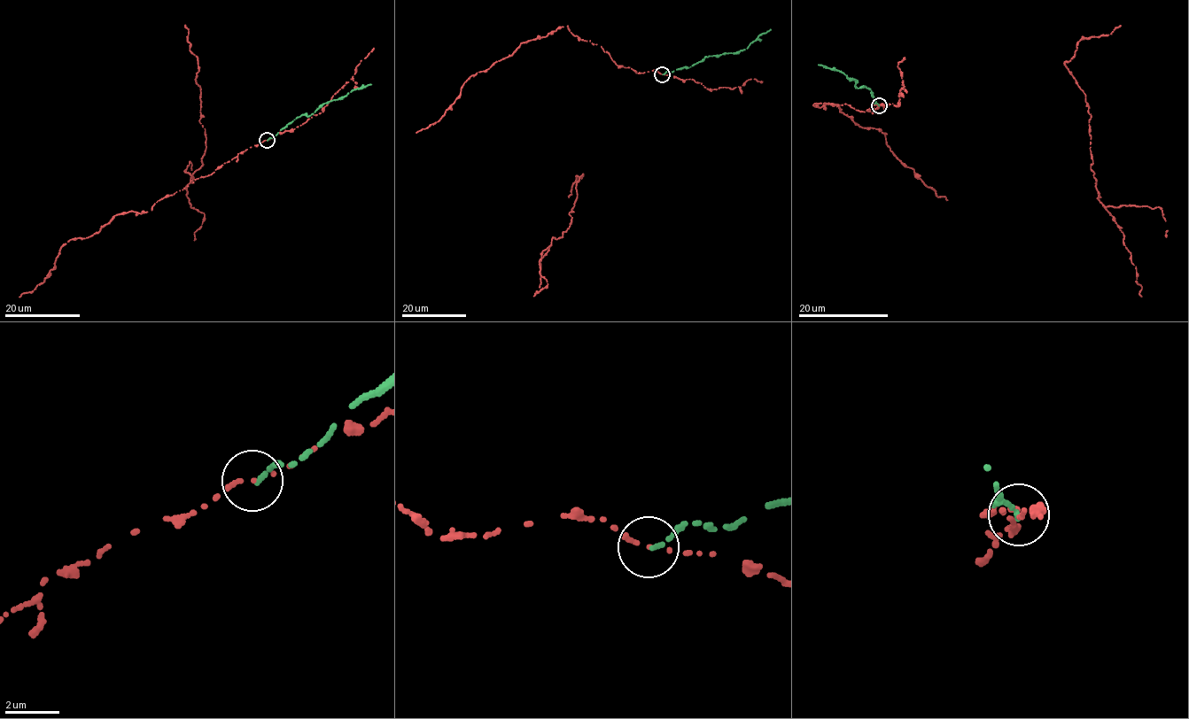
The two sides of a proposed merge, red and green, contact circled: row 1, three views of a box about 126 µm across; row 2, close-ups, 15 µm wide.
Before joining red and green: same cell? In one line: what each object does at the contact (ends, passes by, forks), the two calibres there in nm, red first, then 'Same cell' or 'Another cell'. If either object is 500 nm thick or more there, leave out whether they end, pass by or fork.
At the ring red ends. At the ring green ends. Thickness 160 nm (red) against 150 nm. Another cell

